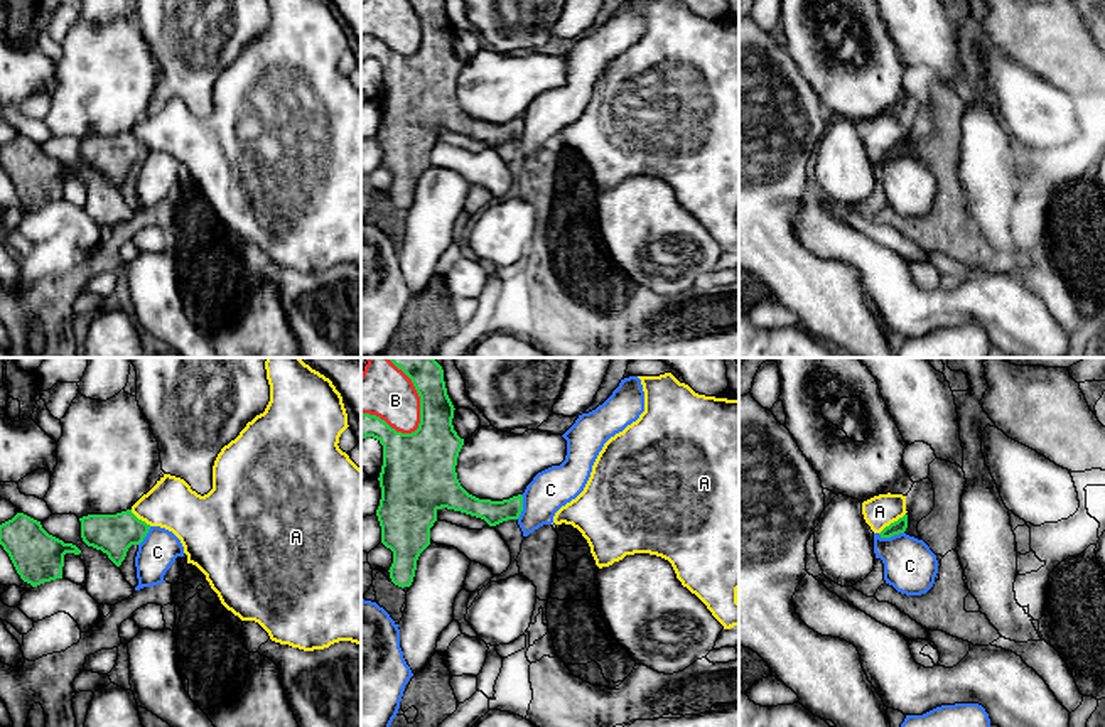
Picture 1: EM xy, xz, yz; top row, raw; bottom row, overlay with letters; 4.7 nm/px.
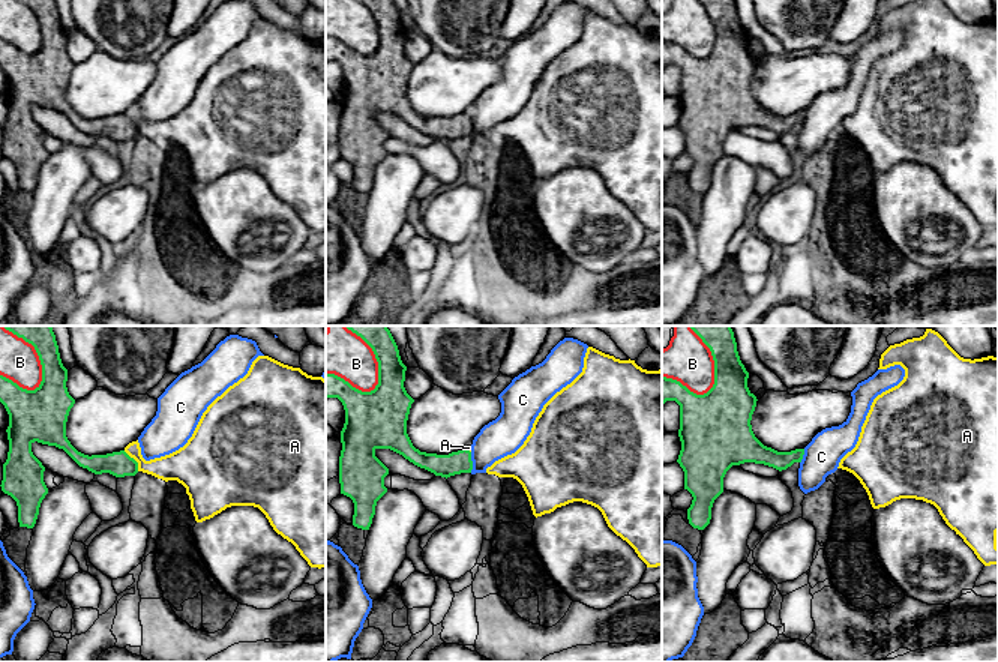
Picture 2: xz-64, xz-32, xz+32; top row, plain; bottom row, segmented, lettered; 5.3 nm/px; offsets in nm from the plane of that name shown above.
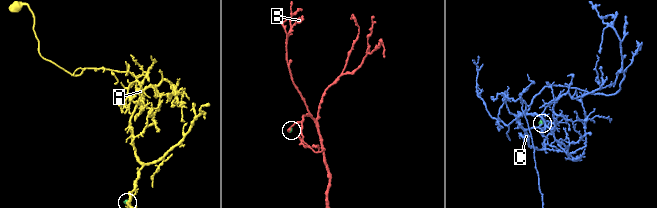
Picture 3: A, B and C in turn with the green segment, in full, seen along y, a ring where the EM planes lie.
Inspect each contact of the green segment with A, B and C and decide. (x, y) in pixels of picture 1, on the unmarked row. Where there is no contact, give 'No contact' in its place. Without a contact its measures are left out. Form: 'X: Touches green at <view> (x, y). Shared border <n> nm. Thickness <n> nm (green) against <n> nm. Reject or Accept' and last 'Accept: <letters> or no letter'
A: Touches green at yz (891, 145). Shared border 160 nm. Thickness 70 nm (green) against 160 nm. Reject
B: Touches green at xz (404, 56). Shared border 300 nm. Thickness 360 nm (green) against 220 nm. Reject
C: Touches green at yz (889, 159). Shared border 130 nm. Thickness 70 nm (green) against 240 nm. Reject
Accept: no letter

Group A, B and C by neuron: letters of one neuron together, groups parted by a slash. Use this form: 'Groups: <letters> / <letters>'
Groups: A / B / C

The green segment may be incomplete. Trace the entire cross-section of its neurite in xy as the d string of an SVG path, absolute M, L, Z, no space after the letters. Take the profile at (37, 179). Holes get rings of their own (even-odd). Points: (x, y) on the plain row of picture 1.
M24 135L0 147L0 167L20 201L32 209L62 201L64 177L81 175L76 167L49 157L40 143Z

